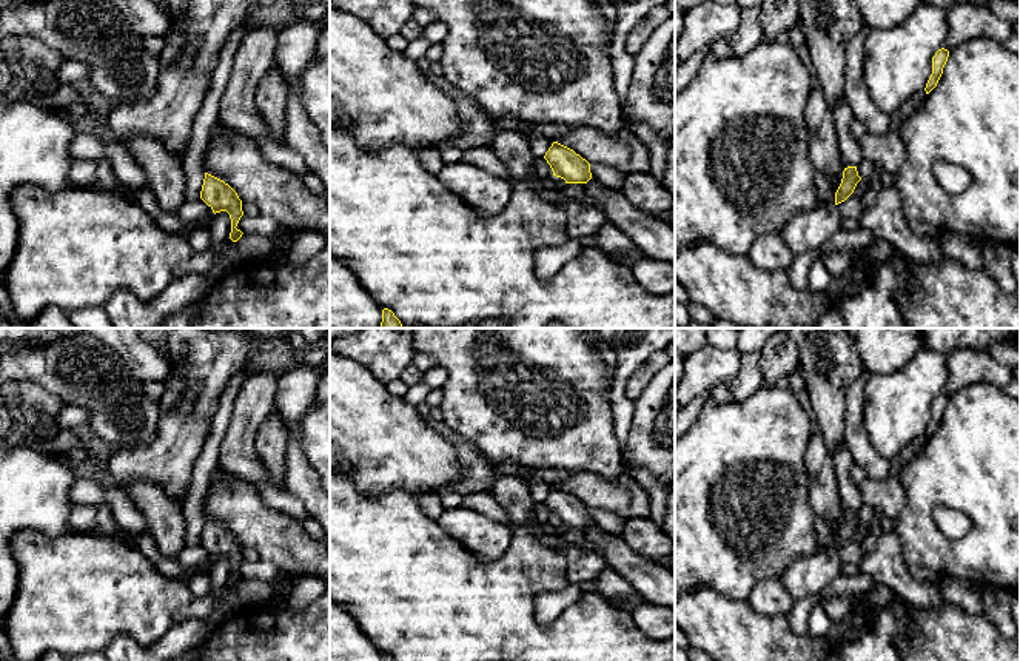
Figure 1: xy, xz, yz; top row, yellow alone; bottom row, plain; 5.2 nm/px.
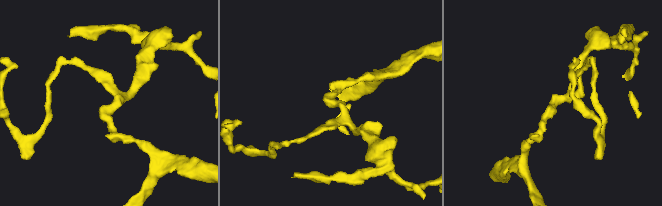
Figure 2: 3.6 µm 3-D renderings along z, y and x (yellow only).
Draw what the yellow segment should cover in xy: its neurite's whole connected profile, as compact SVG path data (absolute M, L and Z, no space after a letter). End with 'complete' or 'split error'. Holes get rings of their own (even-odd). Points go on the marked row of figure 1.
M205 173L200 199L213 210L213 213L226 211L231 219L230 239L237 242L242 237L242 231L237 230L237 223L243 216L242 200L237 193L223 180Z; complete

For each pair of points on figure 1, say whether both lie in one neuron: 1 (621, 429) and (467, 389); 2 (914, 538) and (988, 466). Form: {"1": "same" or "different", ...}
{"1": "different", "2": "same"}

